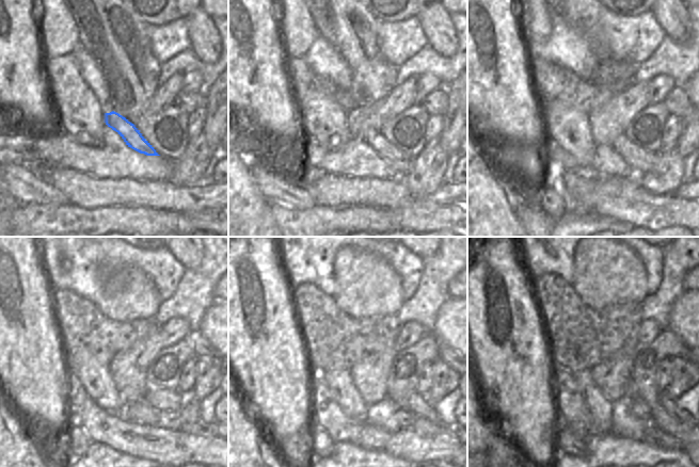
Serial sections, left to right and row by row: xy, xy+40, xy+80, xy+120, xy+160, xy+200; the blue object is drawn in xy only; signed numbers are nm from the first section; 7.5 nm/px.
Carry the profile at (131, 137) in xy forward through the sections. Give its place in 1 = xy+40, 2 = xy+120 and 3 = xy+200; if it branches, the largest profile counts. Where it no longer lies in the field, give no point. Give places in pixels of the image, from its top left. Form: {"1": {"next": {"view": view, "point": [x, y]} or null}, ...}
{"1": {"next": {"view": "xy+40", "point": [401, 162]}}, "2": {"next": {"view": "xy+120", "point": [162, 400]}}, "3": {"next": {"view": "xy+200", "point": [683, 416]}}}

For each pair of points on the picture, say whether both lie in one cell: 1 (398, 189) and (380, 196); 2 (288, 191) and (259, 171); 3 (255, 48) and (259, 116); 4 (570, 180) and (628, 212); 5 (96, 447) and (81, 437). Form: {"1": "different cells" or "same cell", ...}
{"1": "same cell", "2": "same cell", "3": "same cell", "4": "same cell", "5": "different cells"}

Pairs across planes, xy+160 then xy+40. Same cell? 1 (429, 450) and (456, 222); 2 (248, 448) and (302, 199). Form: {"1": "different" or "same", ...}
{"1": "same", "2": "different"}

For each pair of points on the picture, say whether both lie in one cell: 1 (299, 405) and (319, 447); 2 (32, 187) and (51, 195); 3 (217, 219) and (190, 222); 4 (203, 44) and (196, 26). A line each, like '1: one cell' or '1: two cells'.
1: two cells
2: one cell
3: one cell
4: one cell

